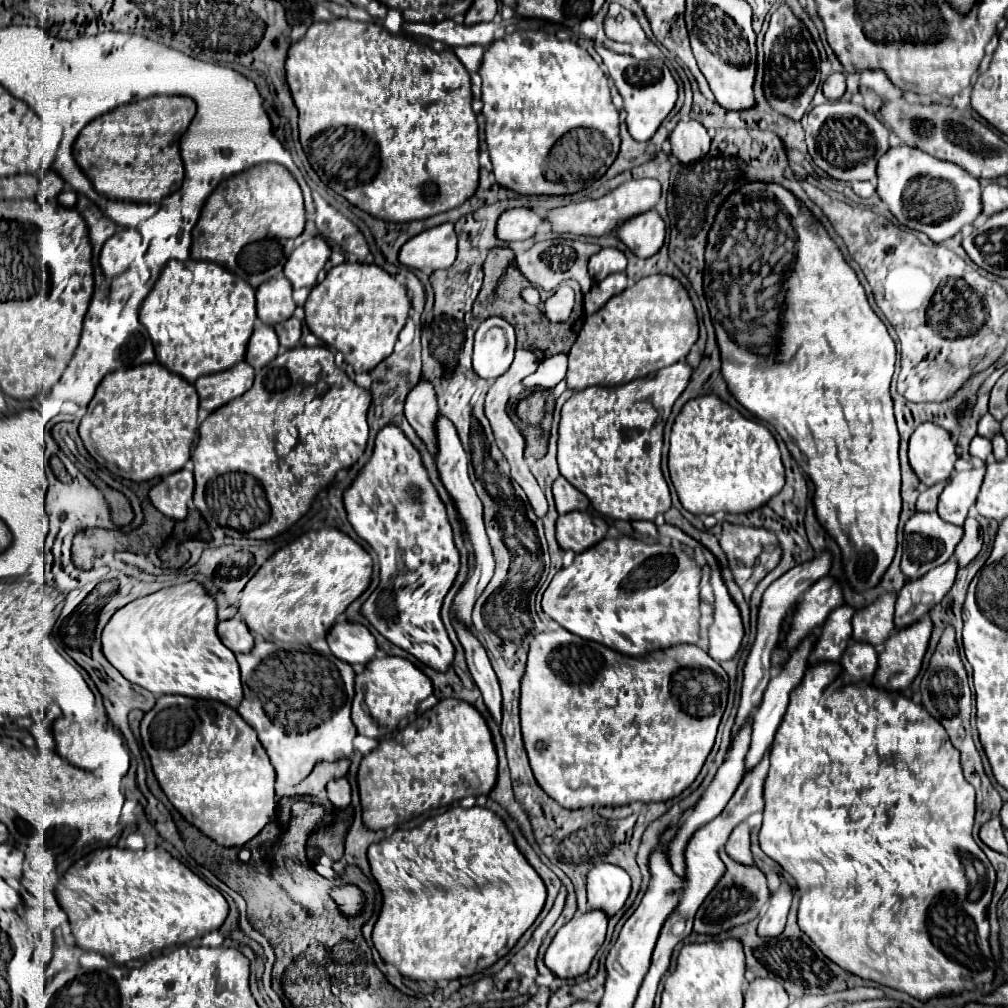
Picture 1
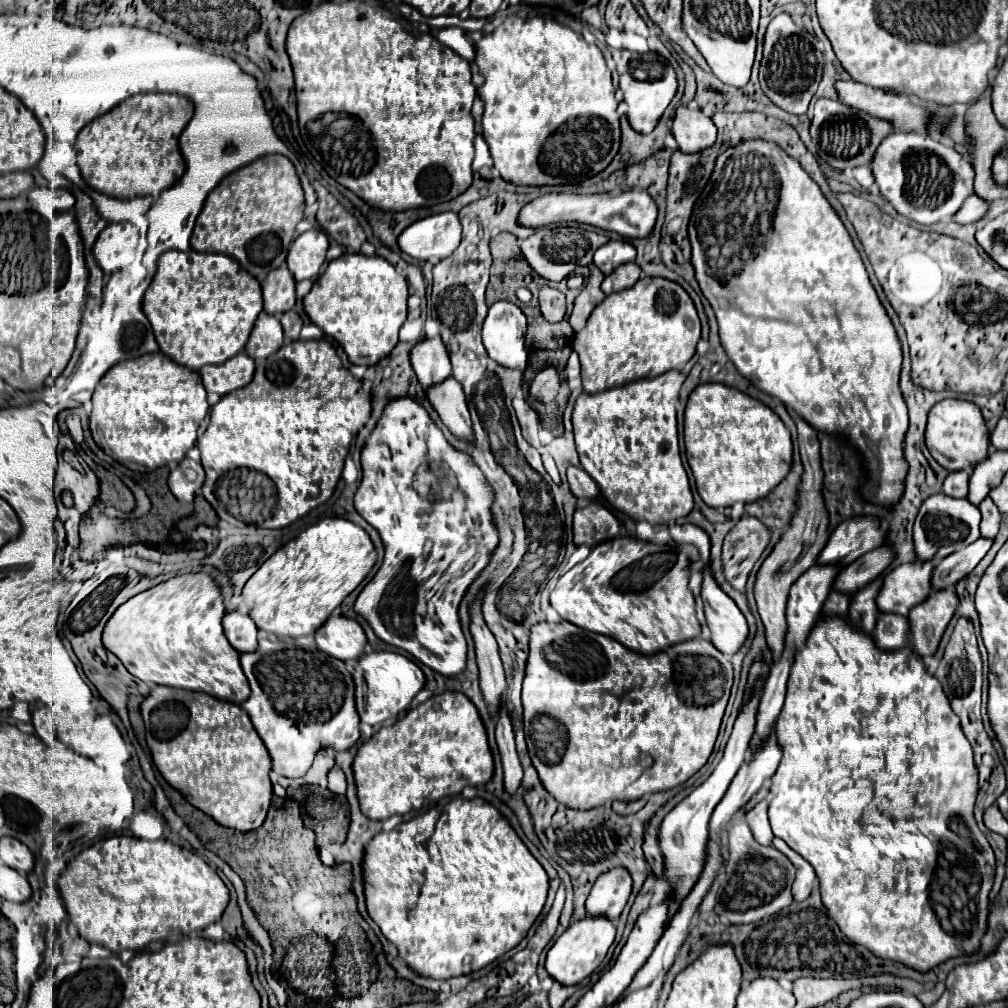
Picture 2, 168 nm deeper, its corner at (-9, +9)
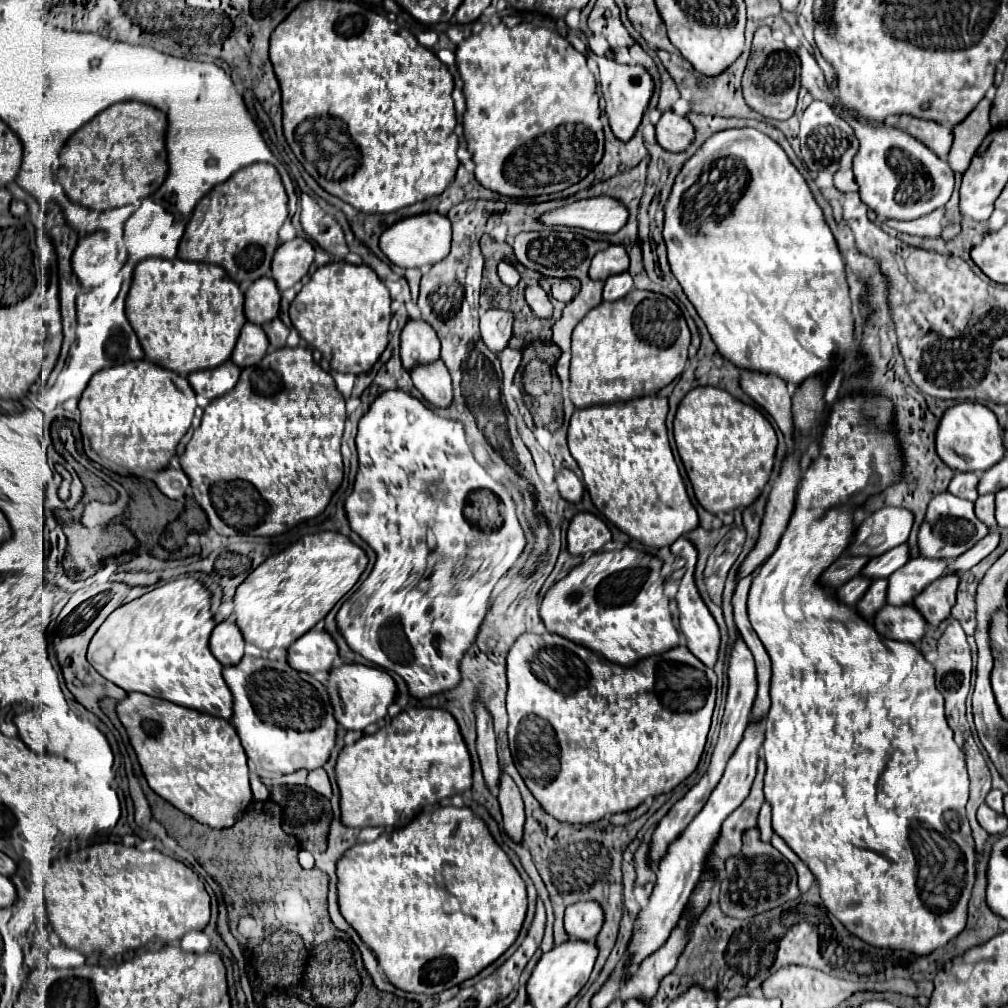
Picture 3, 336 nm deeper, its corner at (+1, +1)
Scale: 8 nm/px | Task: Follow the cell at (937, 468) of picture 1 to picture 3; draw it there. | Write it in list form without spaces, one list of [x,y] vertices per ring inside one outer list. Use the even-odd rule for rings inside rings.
[[[970,401],[956,403],[944,411],[936,427],[936,453],[952,471],[970,471],[980,475],[1004,457],[1002,431],[1004,429],[998,425],[996,415],[988,407]]]

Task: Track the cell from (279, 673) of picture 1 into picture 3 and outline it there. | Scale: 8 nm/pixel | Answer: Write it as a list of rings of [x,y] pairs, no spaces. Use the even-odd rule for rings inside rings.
[[[244,655],[238,665],[224,667],[224,681],[228,683],[234,695],[234,715],[232,715],[234,727],[240,735],[240,741],[242,741],[242,747],[246,749],[248,759],[254,765],[254,771],[262,779],[278,779],[298,769],[310,771],[310,769],[322,767],[328,761],[336,745],[338,721],[334,719],[330,695],[316,677],[292,669],[288,661],[272,661],[264,657]]]

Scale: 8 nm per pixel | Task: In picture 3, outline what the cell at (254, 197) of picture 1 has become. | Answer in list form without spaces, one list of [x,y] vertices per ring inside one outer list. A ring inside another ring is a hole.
[[[252,163],[200,199],[186,225],[178,257],[182,261],[220,265],[234,281],[248,285],[268,275],[274,251],[278,249],[278,231],[286,219],[288,197],[276,167],[270,163]]]

